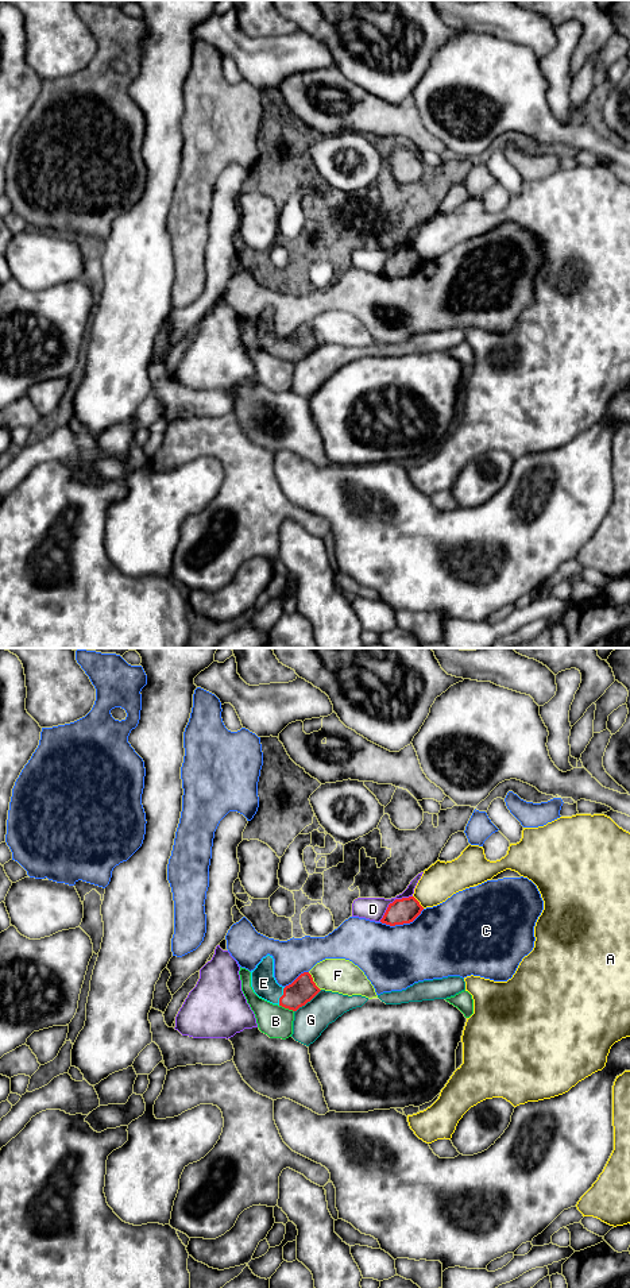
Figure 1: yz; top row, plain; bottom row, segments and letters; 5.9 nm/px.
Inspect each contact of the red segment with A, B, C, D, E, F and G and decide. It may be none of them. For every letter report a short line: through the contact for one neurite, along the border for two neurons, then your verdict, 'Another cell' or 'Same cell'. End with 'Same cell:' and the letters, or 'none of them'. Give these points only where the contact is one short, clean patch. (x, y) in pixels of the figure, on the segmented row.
A: Another cell
B: Another cell
C: Another cell
D: Another cell
E: Same cell
F: Another cell
G: Another cell
Same cell: E

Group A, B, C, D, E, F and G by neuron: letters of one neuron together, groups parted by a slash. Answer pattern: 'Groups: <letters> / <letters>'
Groups: A / B / C / D / E / F / G

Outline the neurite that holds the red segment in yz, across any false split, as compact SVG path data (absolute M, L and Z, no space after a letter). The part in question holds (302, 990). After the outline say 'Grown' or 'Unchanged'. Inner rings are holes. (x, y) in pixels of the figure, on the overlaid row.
M270 955L251 971L251 987L259 998L293 1011L305 1006L321 991L309 972L301 973L286 987L279 986L274 977L274 959Z. Grown

